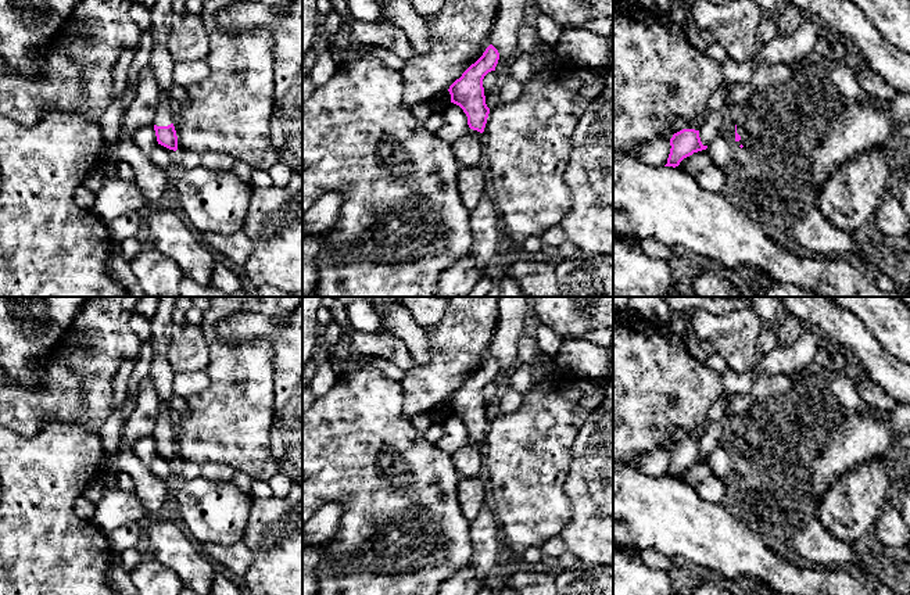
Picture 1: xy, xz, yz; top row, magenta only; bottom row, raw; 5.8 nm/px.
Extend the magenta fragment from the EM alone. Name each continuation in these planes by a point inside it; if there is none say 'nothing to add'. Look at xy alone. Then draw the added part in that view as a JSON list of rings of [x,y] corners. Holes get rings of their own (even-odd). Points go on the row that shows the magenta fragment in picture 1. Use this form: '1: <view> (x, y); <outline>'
1: xy (165, 111); [[[160,93],[160,101],[154,118],[154,125],[168,126],[175,121],[175,104],[171,97]]]

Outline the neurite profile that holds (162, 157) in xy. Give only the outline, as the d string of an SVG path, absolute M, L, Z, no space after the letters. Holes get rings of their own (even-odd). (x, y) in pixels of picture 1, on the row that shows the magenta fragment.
M158 144L151 153L150 159L161 169L169 169L176 161L176 151Z

